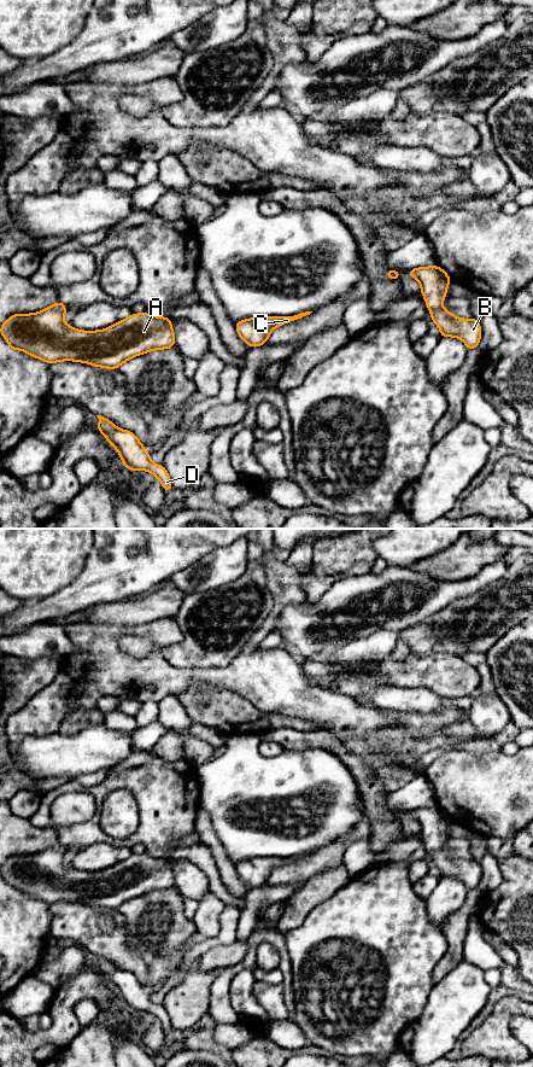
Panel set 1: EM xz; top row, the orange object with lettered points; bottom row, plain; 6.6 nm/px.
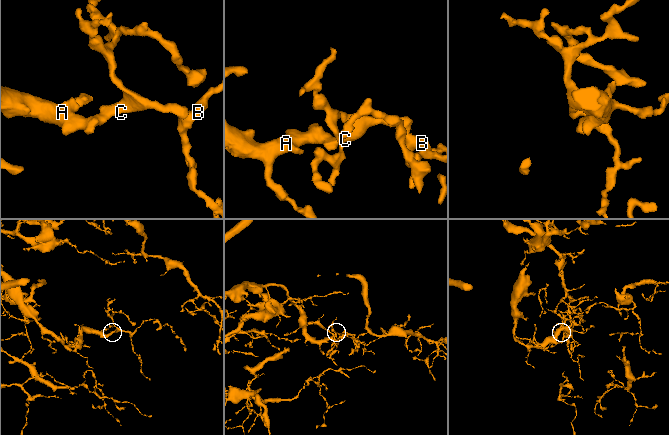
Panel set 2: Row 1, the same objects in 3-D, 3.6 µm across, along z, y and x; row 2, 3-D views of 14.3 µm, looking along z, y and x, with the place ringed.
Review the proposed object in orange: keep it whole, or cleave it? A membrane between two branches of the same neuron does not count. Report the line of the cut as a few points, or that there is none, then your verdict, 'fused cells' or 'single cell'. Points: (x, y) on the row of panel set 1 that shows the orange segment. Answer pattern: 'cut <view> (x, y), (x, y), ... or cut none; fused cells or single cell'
cut none; single cell

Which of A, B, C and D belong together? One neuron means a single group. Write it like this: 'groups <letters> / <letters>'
groups A B C D

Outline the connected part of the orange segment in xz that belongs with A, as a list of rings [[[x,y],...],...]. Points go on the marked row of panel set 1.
[[[58,301],[34,314],[14,314],[1,325],[0,333],[11,350],[22,350],[49,365],[59,361],[76,361],[110,369],[117,369],[125,361],[148,351],[175,346],[170,317],[152,316],[144,311],[131,314],[113,326],[100,331],[80,331],[64,322],[64,315],[68,310]]]

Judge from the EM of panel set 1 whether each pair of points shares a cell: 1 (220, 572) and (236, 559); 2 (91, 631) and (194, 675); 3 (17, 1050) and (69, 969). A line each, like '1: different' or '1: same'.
1: same
2: same
3: different

